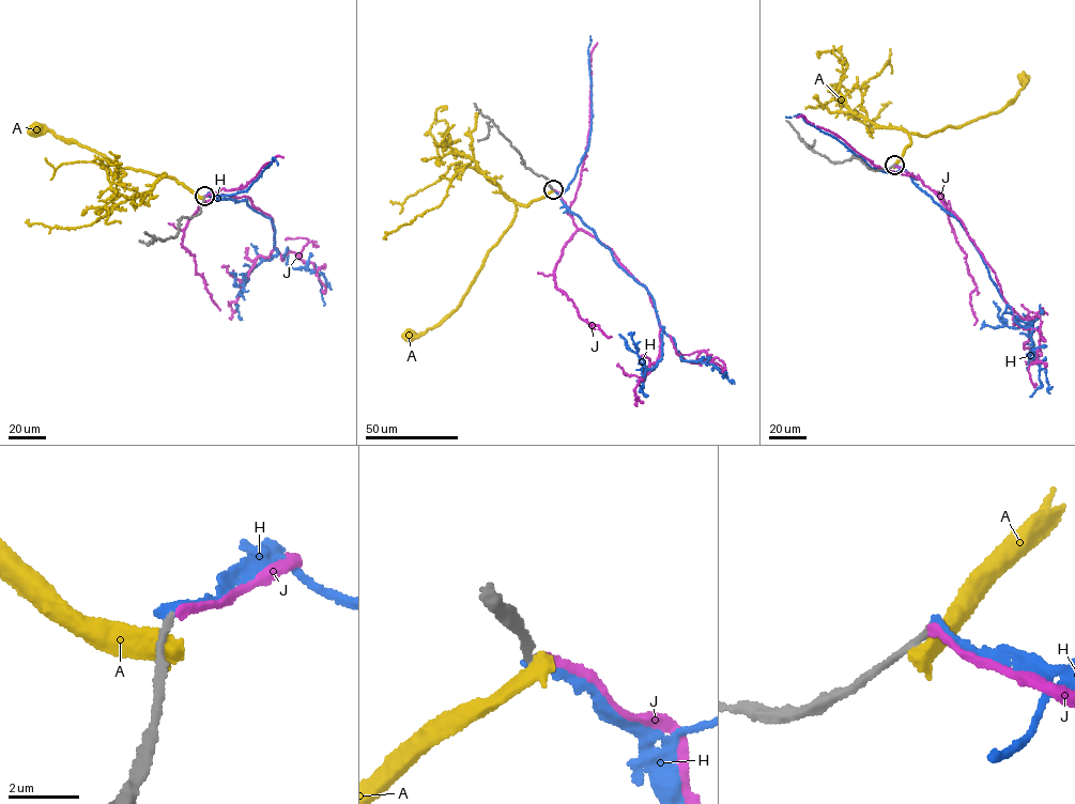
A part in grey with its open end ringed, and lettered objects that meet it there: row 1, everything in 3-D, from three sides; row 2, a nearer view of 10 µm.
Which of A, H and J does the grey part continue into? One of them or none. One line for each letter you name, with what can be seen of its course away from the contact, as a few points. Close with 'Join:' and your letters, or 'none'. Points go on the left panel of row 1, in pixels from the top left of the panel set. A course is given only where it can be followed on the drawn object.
J: Its course: (204, 197), (245, 196), (273, 220), (274, 249), (256, 260), (241, 281), (243, 291), (230, 304), (229, 318)
Join: J

